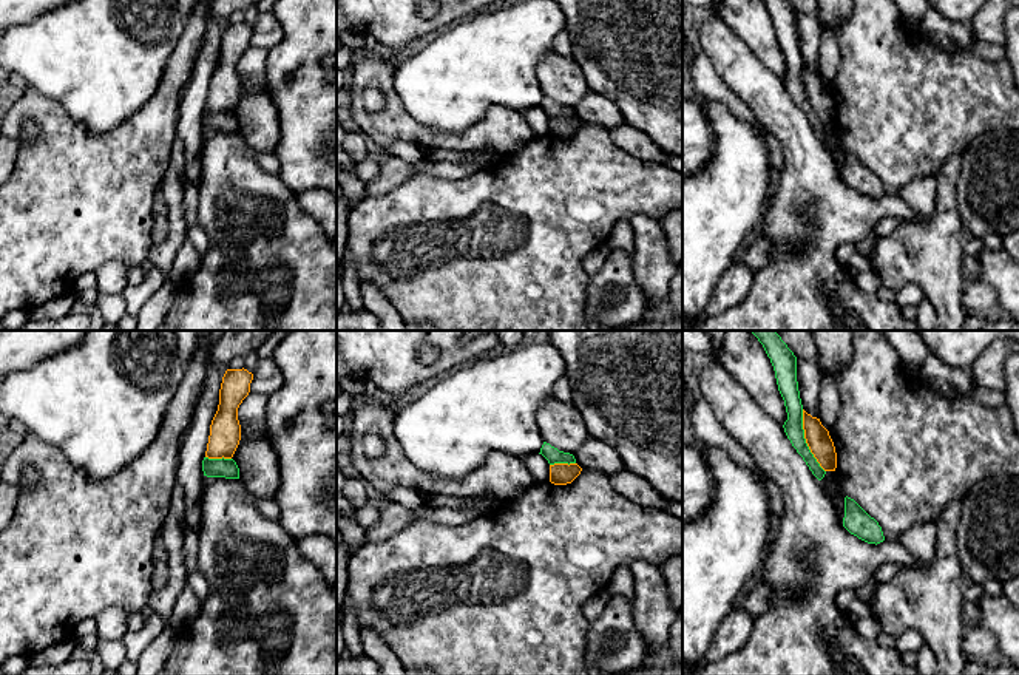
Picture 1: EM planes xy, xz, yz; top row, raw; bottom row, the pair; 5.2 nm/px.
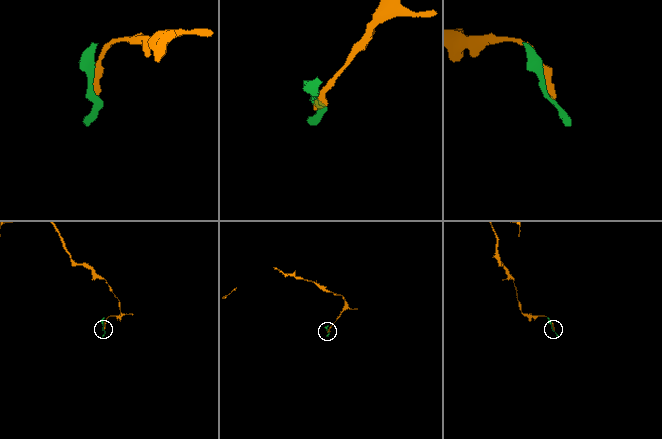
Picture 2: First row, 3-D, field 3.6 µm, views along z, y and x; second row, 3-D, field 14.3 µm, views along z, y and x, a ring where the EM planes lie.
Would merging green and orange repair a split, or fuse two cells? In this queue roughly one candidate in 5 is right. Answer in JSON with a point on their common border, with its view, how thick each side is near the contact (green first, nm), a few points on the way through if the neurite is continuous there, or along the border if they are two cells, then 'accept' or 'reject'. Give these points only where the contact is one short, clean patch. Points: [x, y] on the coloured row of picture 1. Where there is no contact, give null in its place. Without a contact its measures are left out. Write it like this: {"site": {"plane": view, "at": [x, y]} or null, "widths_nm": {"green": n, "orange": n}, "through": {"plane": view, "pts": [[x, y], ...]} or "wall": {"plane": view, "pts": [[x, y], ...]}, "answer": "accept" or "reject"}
{"site": {"plane": "yz", "at": [805, 440]}, "widths_nm": {"green": 100, "orange": 130}, "answer": "reject"}

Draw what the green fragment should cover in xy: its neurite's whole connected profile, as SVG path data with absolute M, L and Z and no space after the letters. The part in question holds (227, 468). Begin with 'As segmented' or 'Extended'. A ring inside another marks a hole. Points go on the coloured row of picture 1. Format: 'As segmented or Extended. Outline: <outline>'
As segmented. Outline: M204 457L202 471L207 477L239 479L239 468L233 459Z

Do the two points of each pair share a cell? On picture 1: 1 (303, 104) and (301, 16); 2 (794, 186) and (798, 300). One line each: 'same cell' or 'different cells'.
1: same cell
2: same cell

